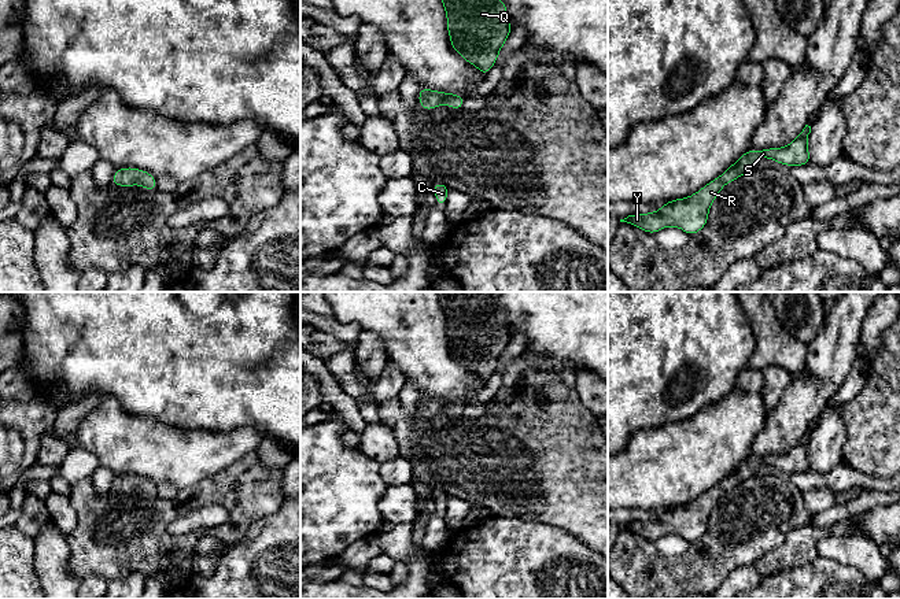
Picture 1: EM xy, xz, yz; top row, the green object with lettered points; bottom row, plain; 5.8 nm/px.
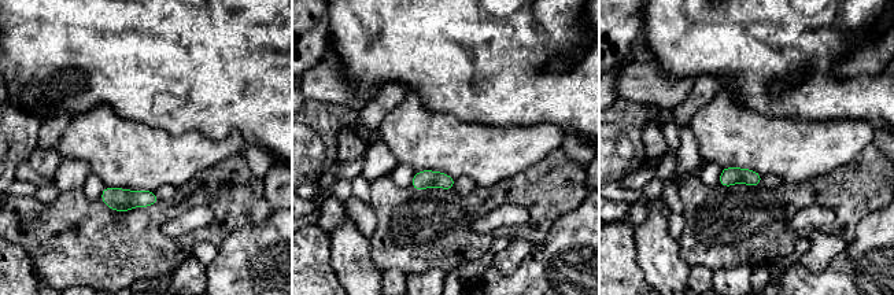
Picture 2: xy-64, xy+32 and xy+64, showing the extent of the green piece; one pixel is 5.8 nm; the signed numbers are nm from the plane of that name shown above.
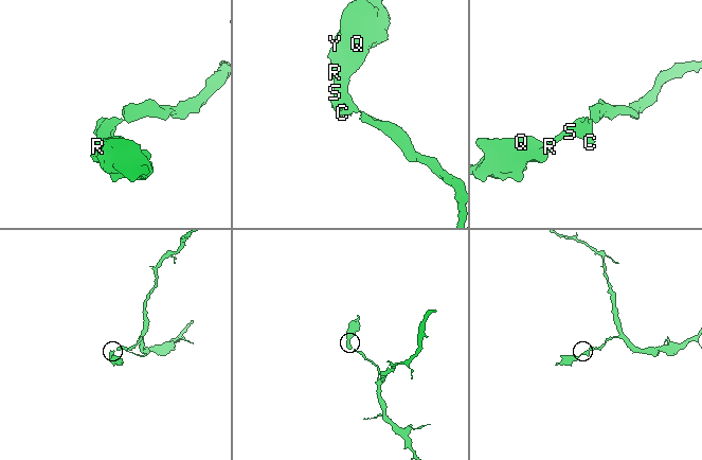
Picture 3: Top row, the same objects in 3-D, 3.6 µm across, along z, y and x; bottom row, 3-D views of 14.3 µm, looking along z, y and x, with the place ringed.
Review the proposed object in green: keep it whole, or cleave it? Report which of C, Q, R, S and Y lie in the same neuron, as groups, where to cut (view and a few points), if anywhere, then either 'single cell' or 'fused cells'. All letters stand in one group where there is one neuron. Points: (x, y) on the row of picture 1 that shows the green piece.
C Q R S Y; no cut; single cell

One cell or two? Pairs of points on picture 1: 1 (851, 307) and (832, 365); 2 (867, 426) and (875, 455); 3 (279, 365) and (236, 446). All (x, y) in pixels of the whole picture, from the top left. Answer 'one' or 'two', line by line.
1: one
2: one
3: two

